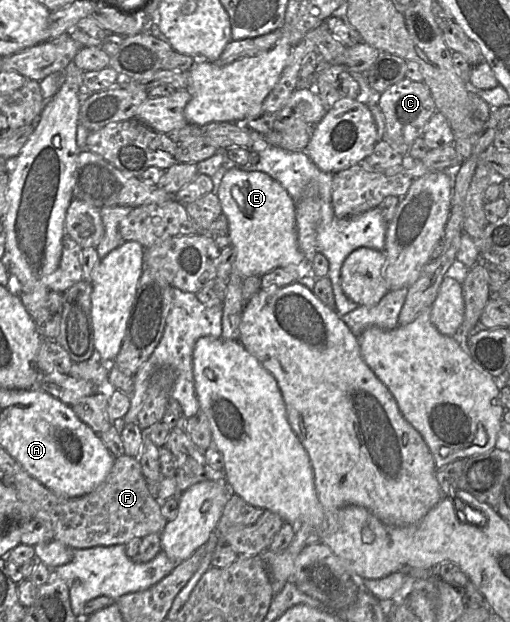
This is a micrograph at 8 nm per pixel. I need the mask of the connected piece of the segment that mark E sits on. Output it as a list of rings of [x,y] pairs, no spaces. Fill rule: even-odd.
[[[231,166],[216,194],[228,219],[230,244],[235,250],[234,272],[242,279],[262,275],[278,267],[299,265],[304,256],[297,243],[296,202],[287,190],[268,174]]]

